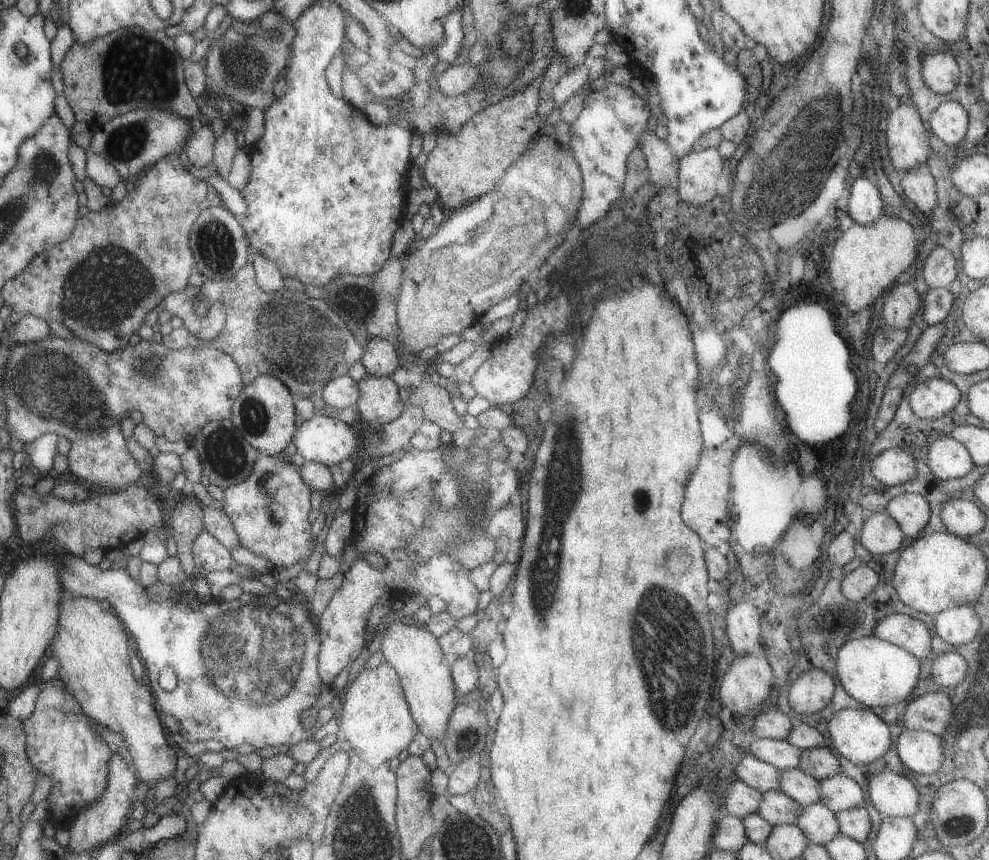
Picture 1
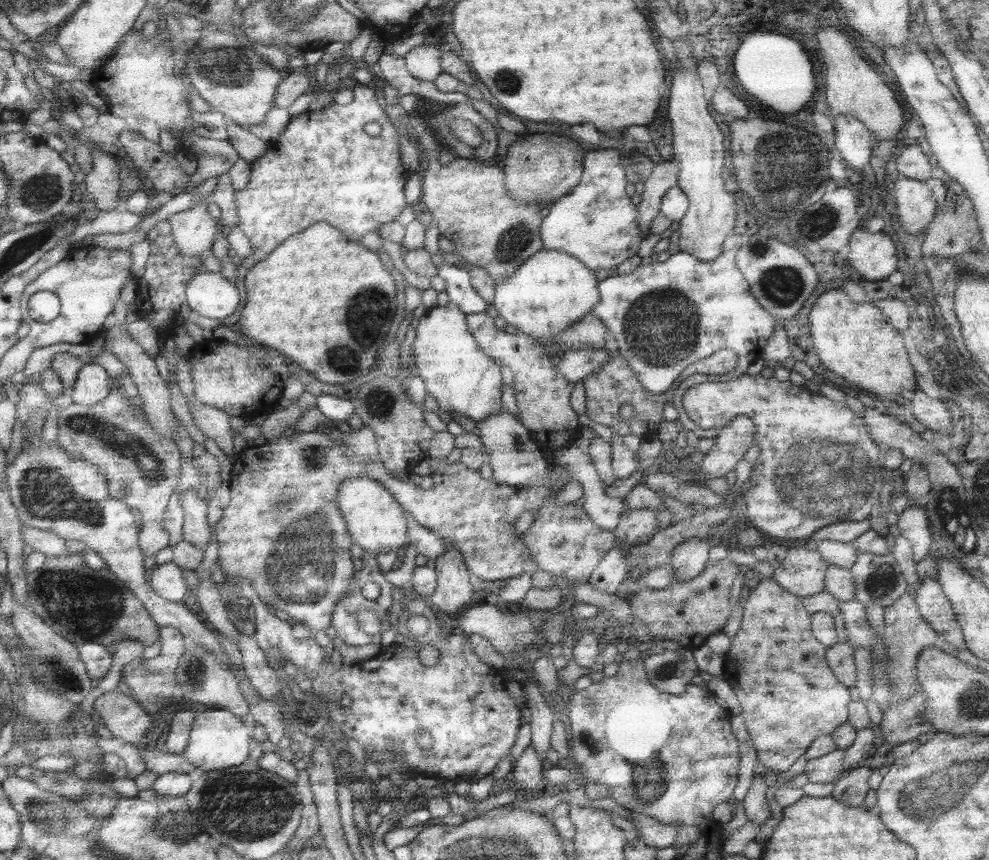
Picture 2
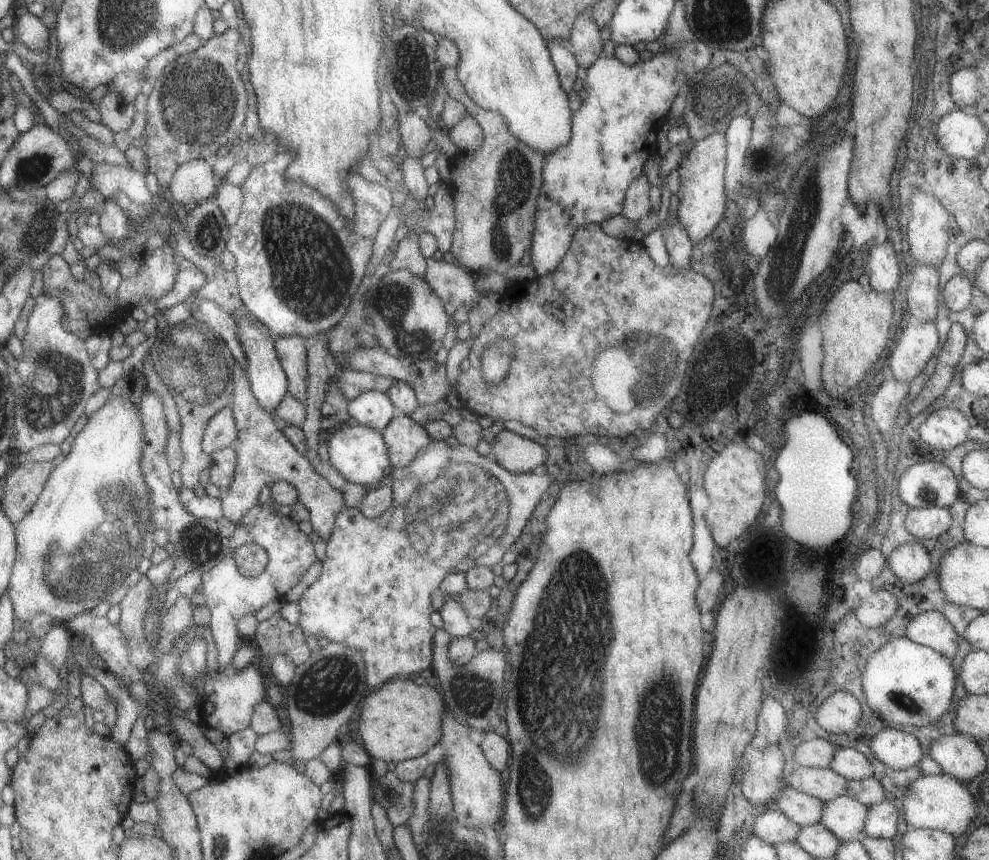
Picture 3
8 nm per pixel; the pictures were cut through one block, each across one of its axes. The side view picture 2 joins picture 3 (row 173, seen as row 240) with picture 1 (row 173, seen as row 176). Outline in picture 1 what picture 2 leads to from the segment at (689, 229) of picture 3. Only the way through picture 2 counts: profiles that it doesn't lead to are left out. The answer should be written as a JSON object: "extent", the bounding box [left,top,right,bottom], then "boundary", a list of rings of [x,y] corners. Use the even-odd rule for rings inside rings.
{"extent":[675,148,723,204],"boundary":[[[717,148],[689,152],[679,160],[679,190],[675,192],[687,204],[705,204],[715,198],[723,172],[723,158],[717,154]]]}

